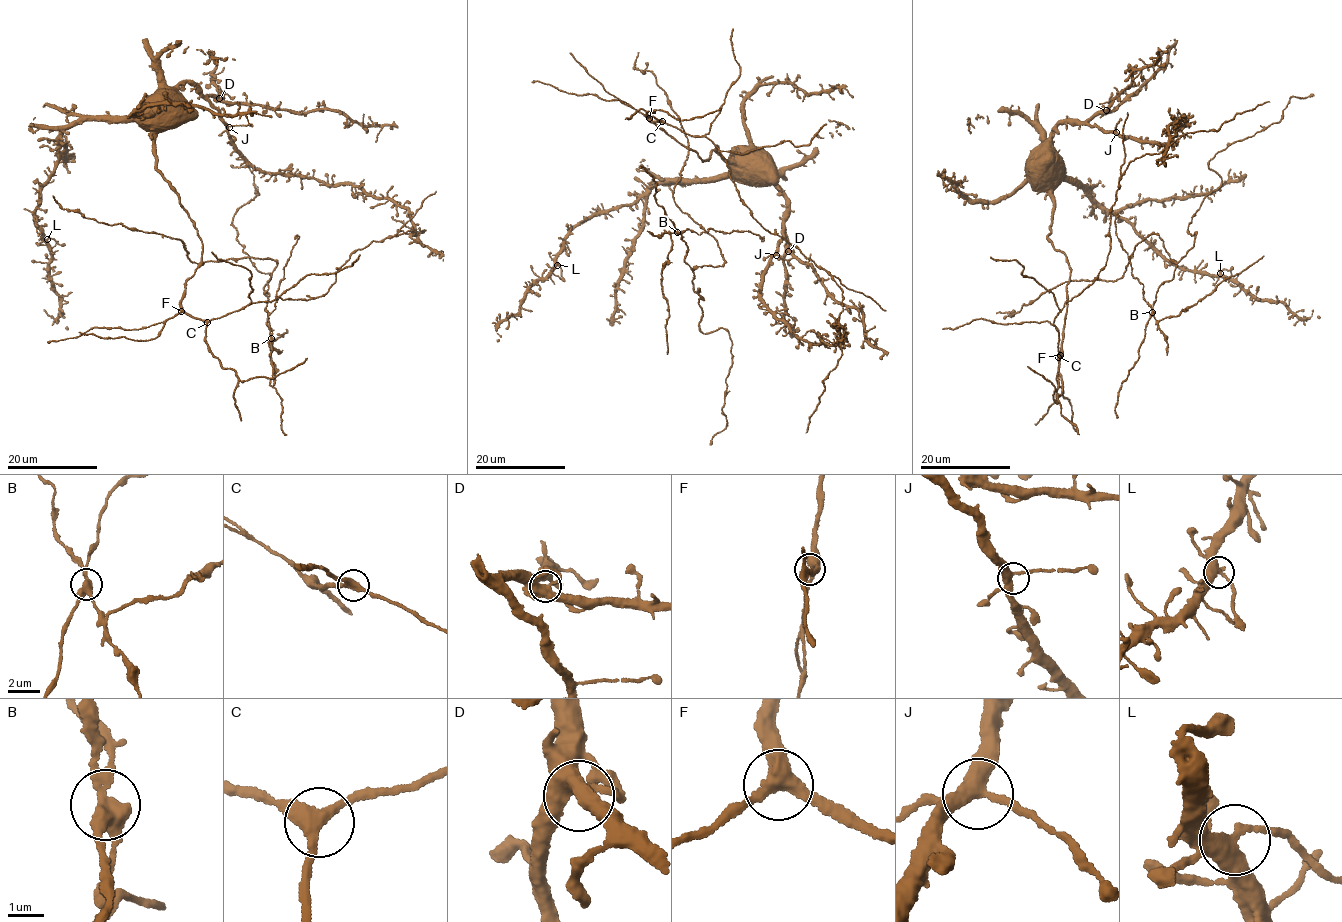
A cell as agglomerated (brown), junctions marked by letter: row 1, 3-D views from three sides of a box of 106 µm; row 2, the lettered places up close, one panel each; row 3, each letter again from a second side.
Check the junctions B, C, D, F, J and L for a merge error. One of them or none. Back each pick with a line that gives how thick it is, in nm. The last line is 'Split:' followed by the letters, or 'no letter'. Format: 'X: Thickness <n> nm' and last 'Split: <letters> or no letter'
B: Thickness 400 nm
Split: B

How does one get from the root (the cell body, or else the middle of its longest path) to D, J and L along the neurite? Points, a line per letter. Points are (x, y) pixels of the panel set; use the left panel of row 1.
D: (148, 114), (149, 103), (187, 82), (208, 97), (219, 98)
J: (148, 114), (149, 103), (187, 82), (217, 108), (229, 127)
L: (148, 114), (143, 109), (64, 128), (35, 213), (47, 239)

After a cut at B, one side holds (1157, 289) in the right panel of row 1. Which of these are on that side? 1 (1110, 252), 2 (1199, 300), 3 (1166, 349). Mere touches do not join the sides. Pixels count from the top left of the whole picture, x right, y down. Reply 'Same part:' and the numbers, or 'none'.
Same part: 1

